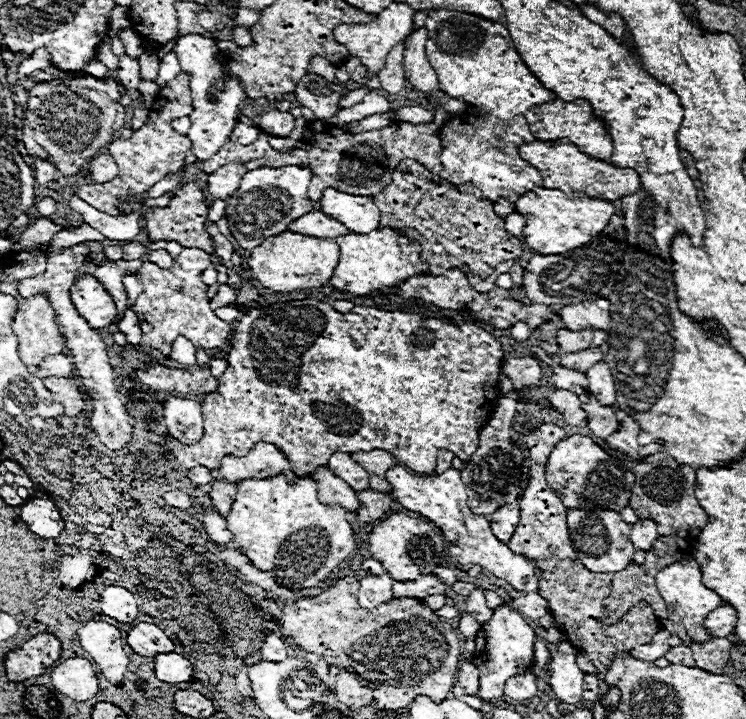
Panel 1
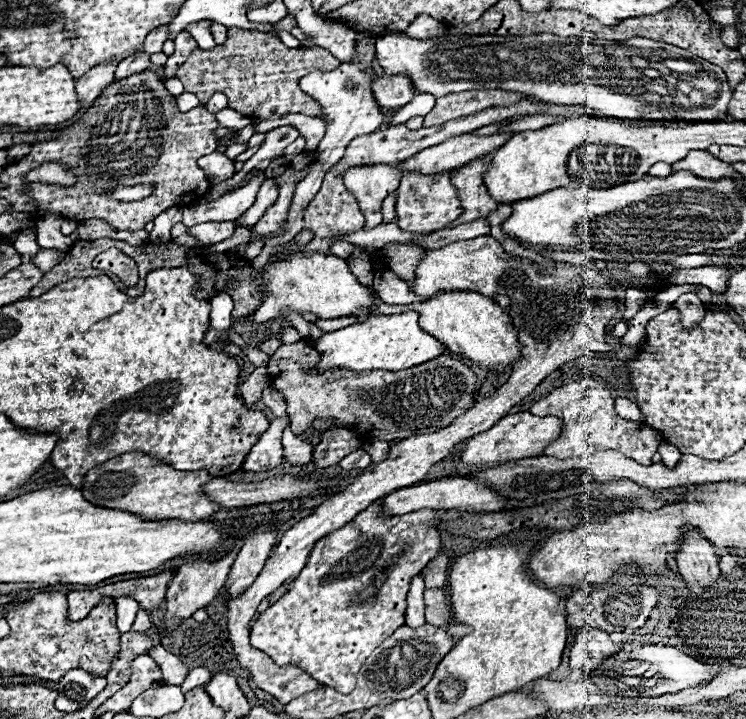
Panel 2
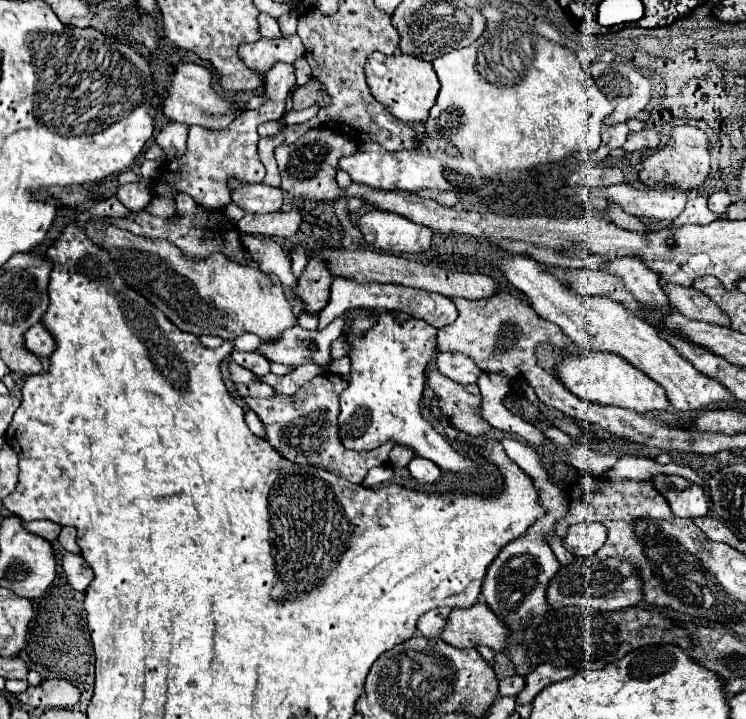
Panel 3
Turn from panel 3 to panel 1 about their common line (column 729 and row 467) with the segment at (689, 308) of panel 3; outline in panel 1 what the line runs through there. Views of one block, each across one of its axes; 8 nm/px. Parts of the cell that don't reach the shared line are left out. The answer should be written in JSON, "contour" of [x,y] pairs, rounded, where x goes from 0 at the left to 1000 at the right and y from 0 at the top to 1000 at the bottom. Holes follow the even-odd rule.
{"contour":[[[437,648],[424,651],[424,656],[416,662],[426,673],[426,695],[434,701],[456,701],[464,709],[480,709],[483,698],[477,693],[477,684],[453,662],[448,662]]]}

